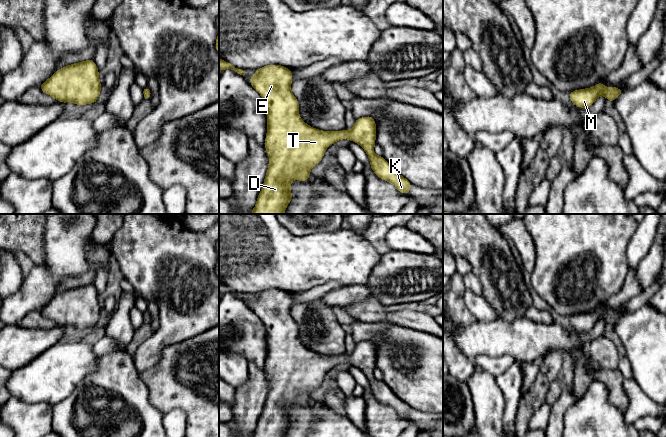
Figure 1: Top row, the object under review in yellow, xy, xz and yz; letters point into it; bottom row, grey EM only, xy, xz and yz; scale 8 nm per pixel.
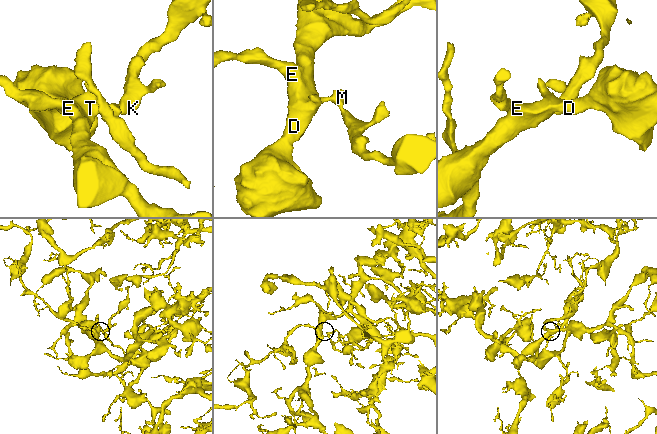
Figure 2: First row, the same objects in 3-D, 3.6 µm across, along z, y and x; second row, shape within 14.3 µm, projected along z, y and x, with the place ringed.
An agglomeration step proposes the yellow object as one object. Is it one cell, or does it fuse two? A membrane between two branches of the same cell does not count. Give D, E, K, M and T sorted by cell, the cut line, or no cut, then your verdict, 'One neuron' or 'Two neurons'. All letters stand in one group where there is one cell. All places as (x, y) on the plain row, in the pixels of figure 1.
Groups: D E K M T. No split. One neuron

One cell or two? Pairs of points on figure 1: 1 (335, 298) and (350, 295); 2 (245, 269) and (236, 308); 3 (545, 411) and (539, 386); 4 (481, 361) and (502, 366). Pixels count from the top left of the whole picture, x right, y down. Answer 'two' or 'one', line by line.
1: one
2: two
3: two
4: one

